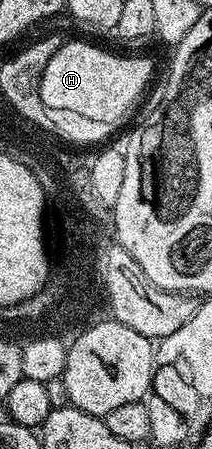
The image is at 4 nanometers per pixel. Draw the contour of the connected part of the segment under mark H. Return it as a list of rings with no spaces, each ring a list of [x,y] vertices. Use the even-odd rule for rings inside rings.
[[[62,41],[61,47],[55,52],[56,58],[49,63],[44,80],[45,101],[50,106],[66,106],[78,110],[90,118],[112,119],[118,114],[132,113],[133,105],[141,98],[141,93],[149,86],[149,77],[153,74],[153,66],[145,58],[128,58],[125,54],[112,54],[101,46],[92,46],[89,42]]]

